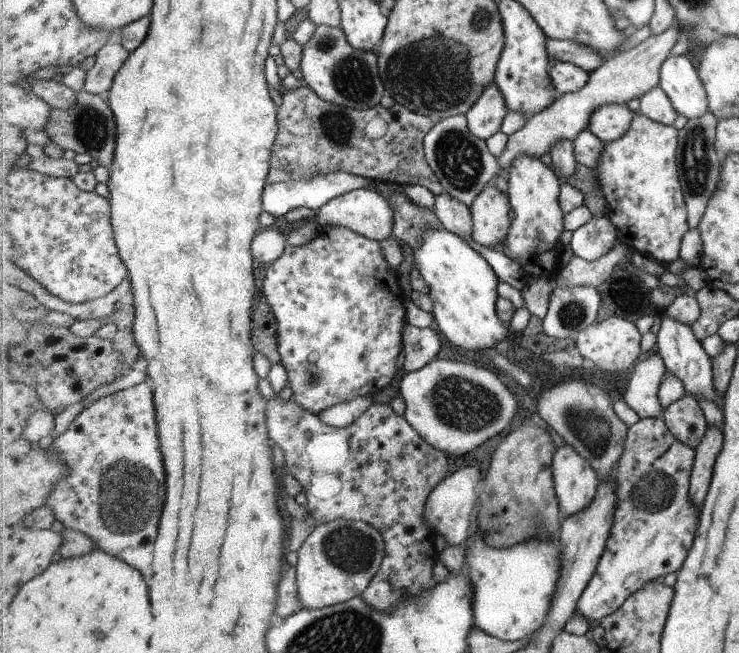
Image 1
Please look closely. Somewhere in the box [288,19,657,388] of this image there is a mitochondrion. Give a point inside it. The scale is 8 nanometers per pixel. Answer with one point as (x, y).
(434, 76)

